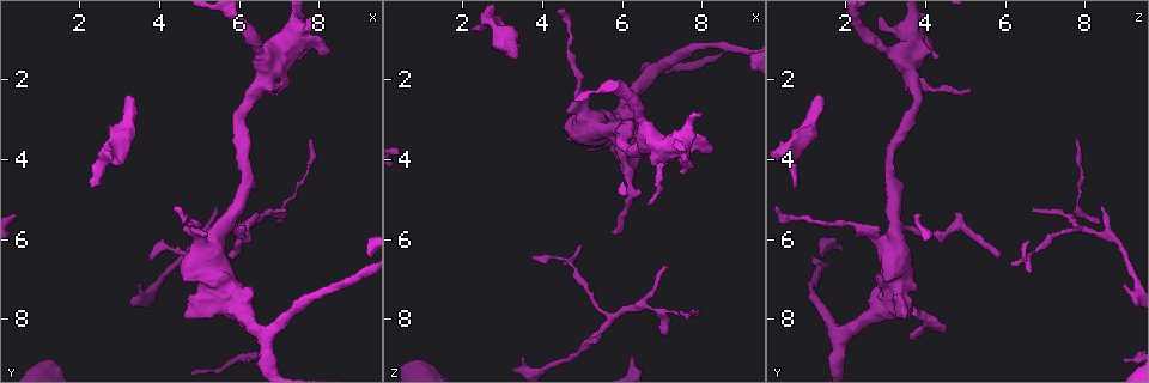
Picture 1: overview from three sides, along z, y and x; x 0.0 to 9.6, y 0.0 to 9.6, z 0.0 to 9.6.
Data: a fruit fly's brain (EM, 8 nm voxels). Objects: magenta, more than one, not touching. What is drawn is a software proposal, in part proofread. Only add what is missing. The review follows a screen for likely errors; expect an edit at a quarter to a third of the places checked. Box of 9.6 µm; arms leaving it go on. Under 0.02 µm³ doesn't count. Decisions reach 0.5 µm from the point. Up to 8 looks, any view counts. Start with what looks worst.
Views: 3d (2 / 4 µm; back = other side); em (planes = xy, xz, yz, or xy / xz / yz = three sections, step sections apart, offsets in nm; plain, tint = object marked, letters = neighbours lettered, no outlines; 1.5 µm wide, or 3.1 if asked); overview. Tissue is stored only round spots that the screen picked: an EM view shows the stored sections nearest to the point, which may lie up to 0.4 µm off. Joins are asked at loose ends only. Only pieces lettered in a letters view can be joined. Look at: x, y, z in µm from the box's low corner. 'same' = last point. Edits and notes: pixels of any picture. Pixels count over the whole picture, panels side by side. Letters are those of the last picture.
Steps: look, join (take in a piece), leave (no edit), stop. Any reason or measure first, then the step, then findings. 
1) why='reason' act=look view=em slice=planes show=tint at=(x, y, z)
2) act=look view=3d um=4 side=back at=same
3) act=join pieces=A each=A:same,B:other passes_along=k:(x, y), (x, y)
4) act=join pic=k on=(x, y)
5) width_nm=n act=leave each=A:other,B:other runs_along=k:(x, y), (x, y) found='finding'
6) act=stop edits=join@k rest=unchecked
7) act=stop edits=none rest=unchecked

why='free end' act=look view=em slice=xz step=8 show=tint at=(3.20, 2.40, 1.30)

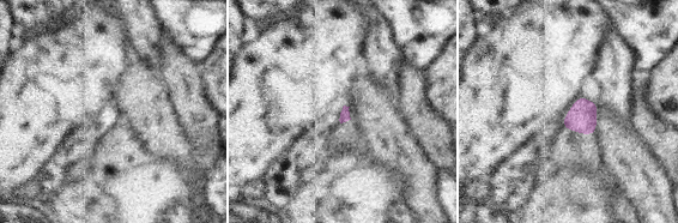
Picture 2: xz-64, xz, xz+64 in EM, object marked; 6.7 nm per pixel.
act=look view=em slice=planes show=letters at=same

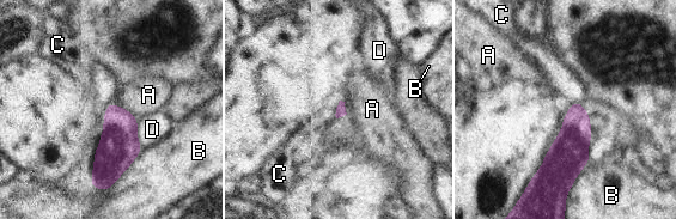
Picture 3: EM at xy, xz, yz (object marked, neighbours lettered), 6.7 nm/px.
longest_contact=B:360nm act=leave each=A:other,B:other,C:other,D:other border=3:(109, 101), (123, 107), (138, 119) found='no lettered piece goes on from it'

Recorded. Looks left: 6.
why='thin end' act=look view=em slice=yz step=4 show=letters at=(7.20, 5.60, 8.35)

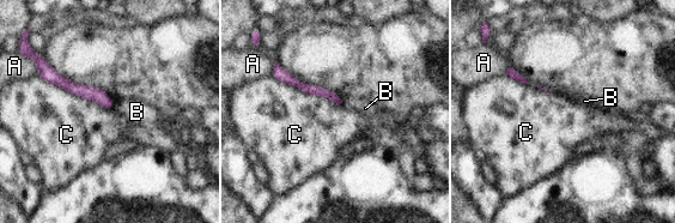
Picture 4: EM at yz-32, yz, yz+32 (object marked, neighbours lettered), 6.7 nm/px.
act=leave each=A:other,B:other,C:other border=4:(36, 73), (73, 95), (113, 109) found='none of them fits'

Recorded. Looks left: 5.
why='free end' act=look view=3d um=2 at=(6.65, 2.20, 5.10)

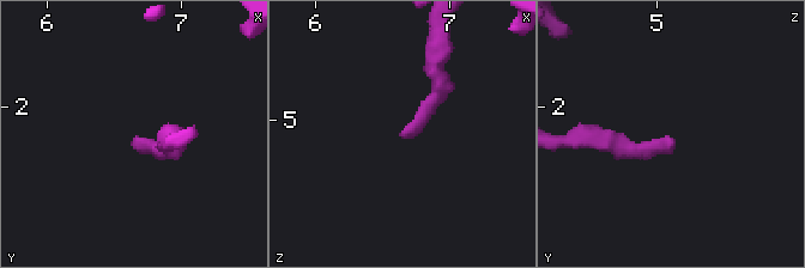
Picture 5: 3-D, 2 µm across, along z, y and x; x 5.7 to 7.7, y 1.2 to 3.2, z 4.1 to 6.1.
why='shape alone is not enough' act=look view=em slice=planes show=letters at=(6.64, 2.24, 5.10)

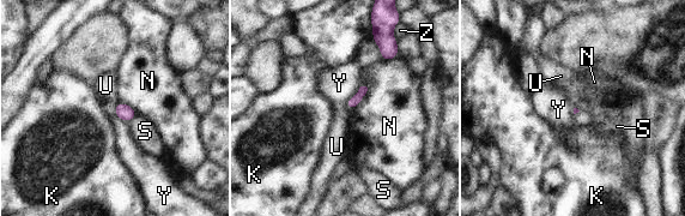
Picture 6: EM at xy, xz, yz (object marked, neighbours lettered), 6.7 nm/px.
longest_contact=N:200nm act=leave each=K:other,N:other,S:other,U:other,Y:other,Z:other border=6:(344, 103), (351, 112) found='none of them fits'

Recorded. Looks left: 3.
act=stop edits=none rest=unchecked

